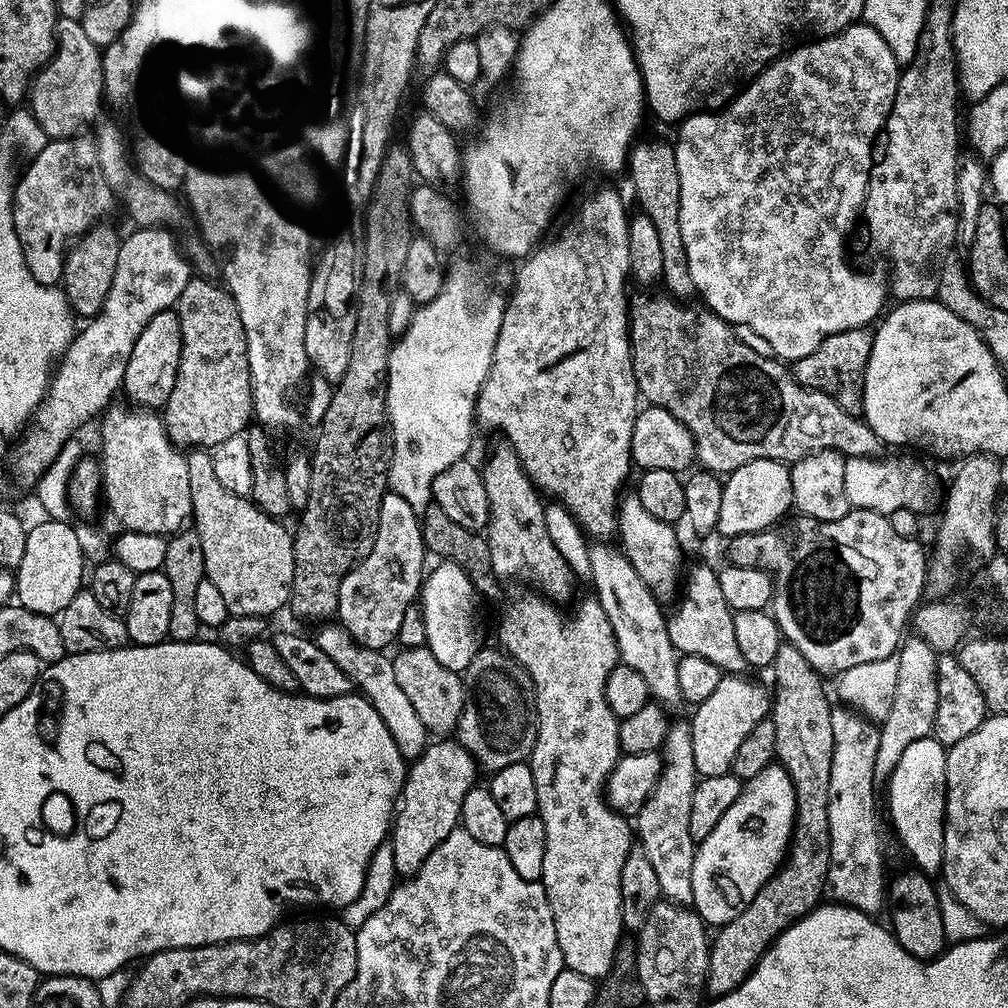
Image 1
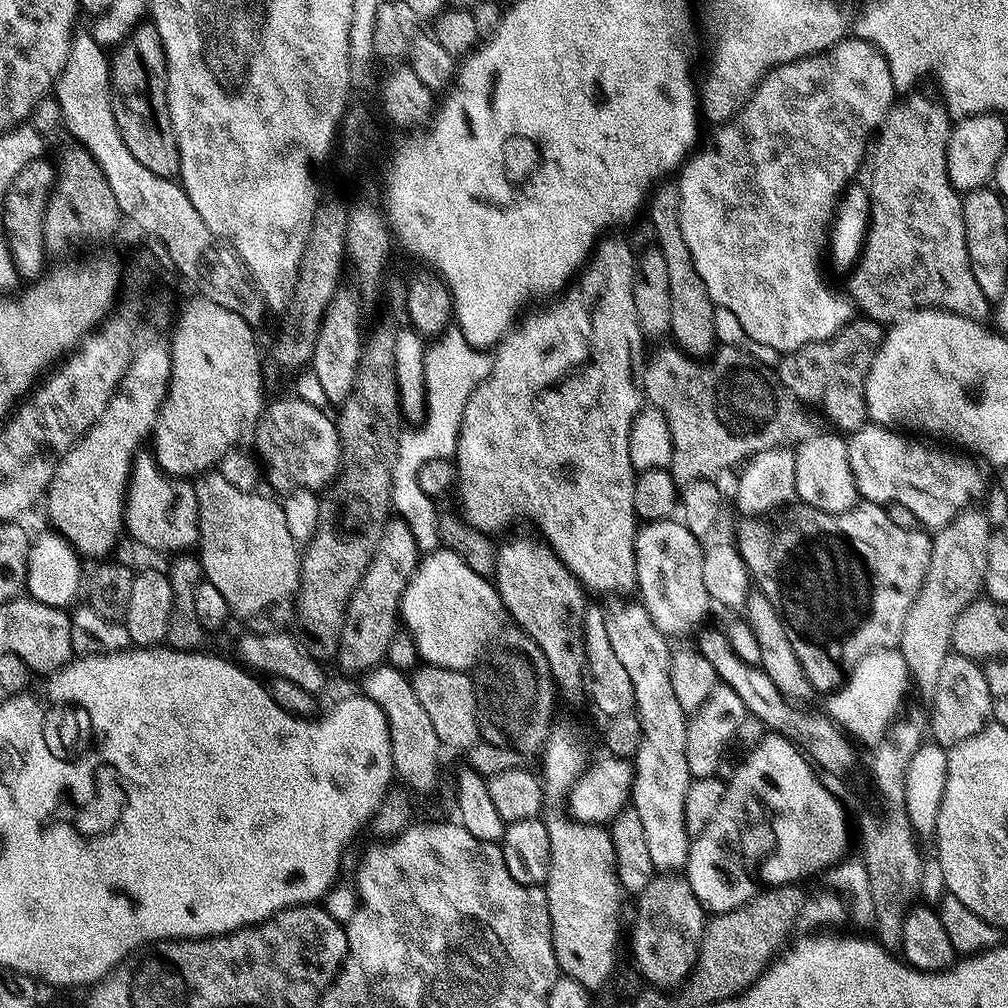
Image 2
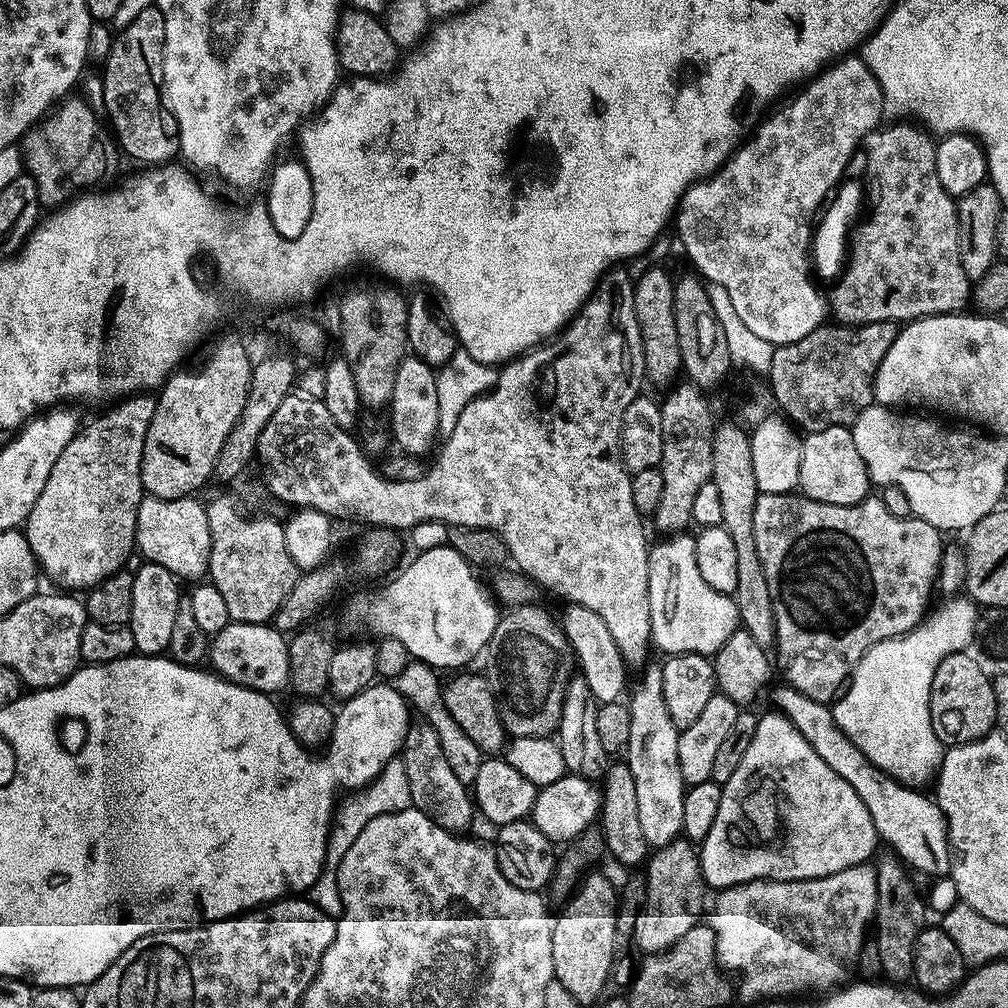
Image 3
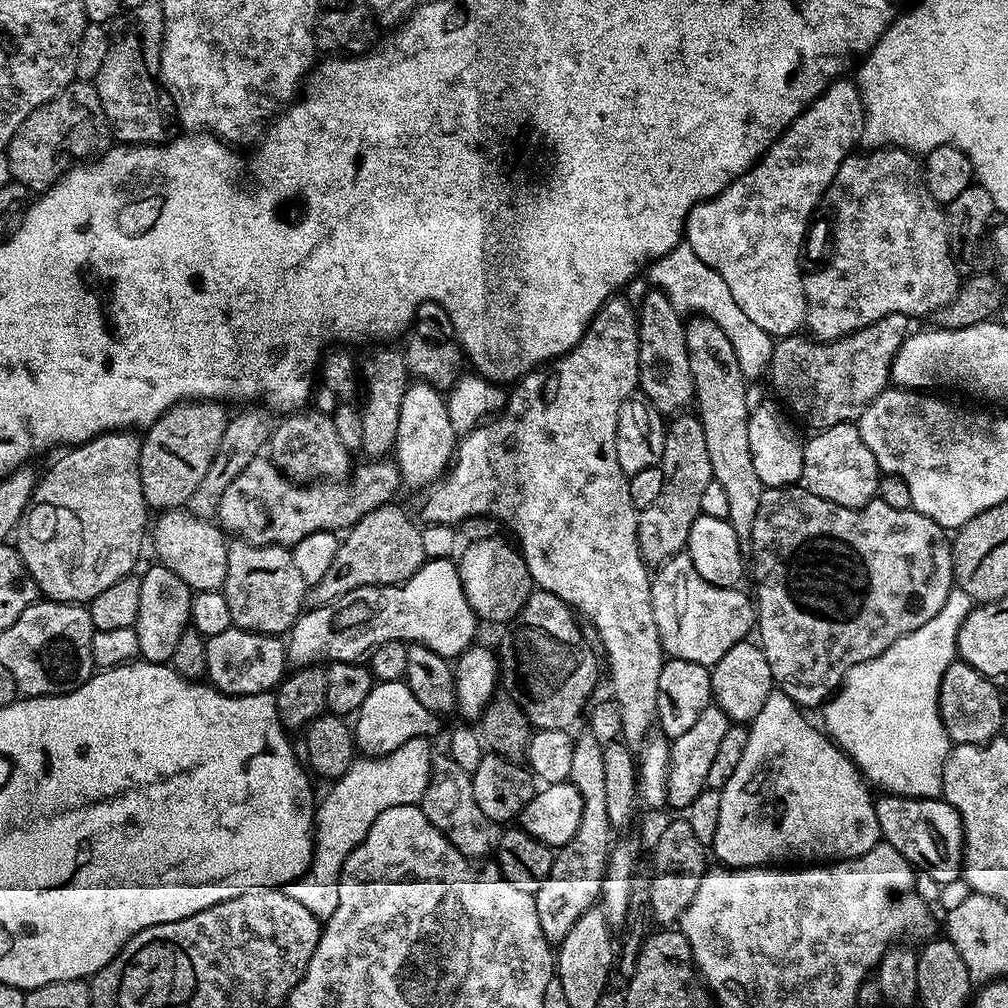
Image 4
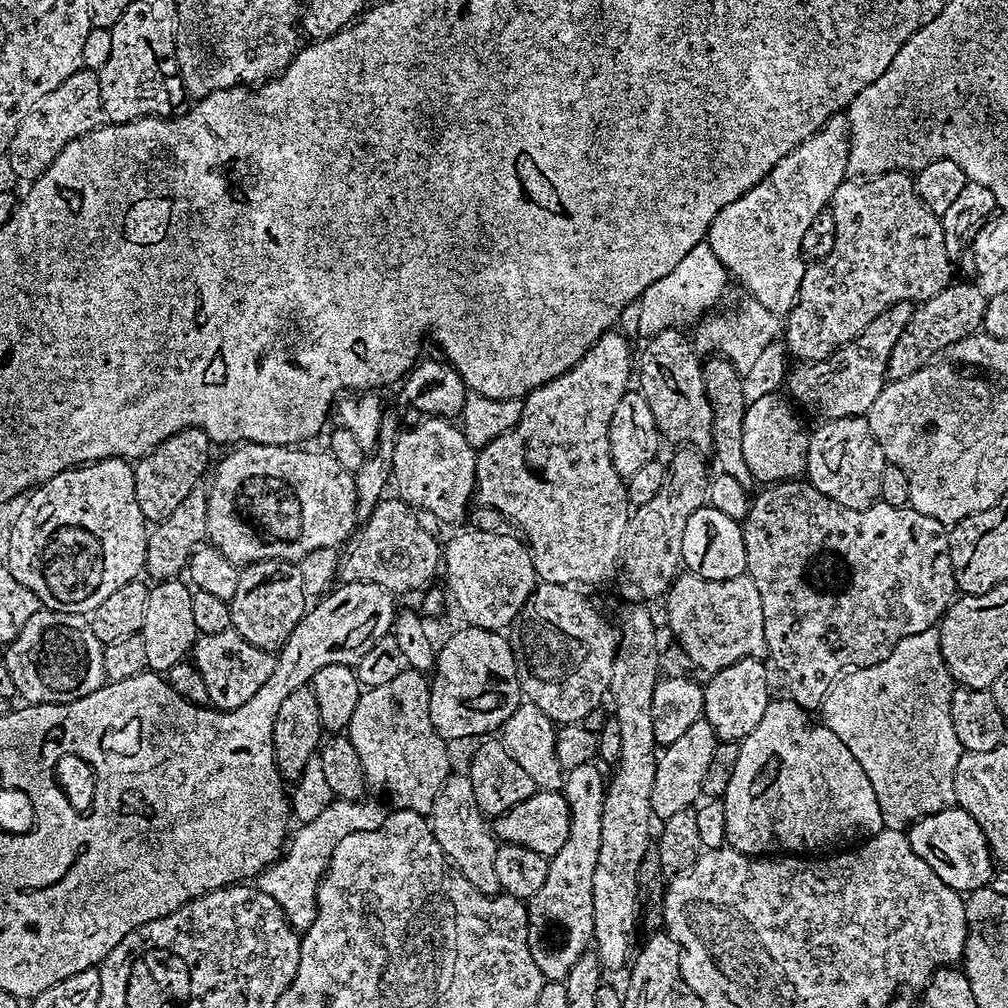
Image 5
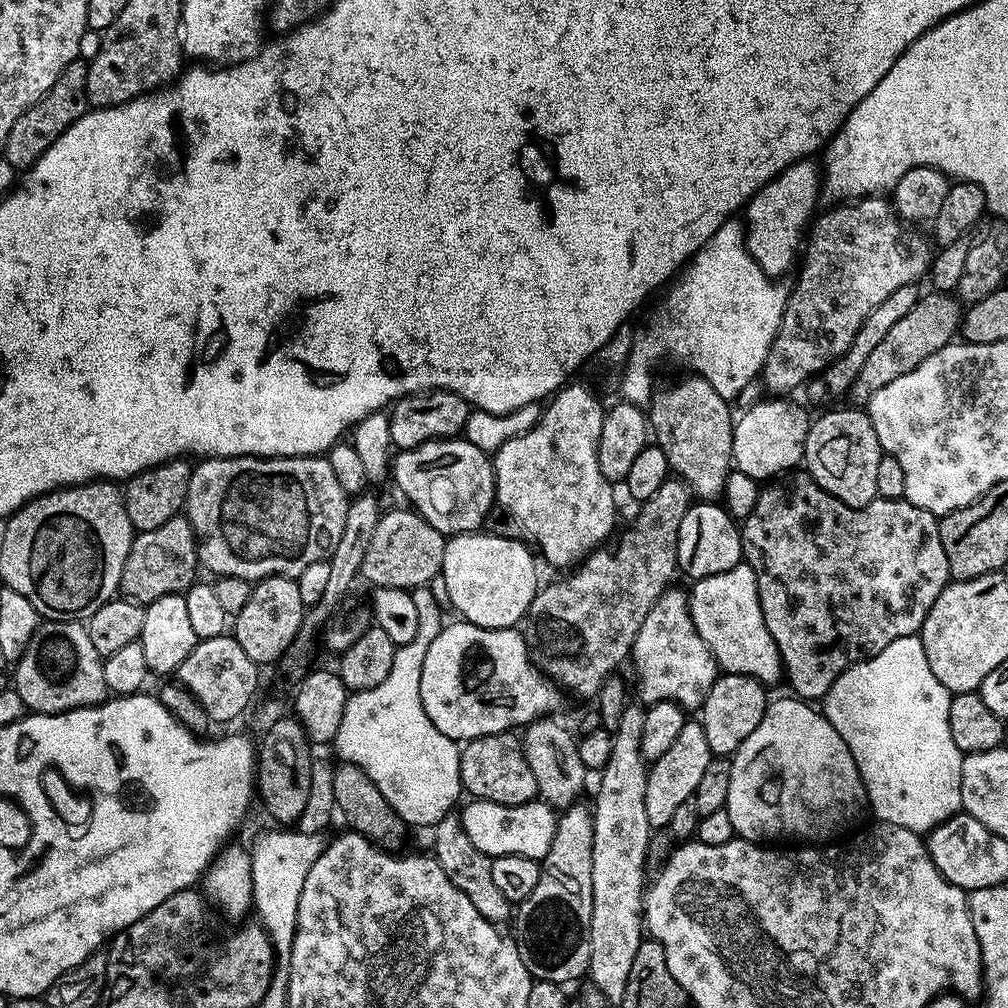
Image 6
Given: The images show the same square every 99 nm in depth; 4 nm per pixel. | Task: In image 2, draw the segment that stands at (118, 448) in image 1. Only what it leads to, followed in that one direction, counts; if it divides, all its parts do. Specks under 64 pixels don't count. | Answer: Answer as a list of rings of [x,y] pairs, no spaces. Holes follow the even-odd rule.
[[[151,454],[137,455],[132,464],[132,475],[128,477],[128,494],[124,497],[124,527],[131,539],[137,540],[139,544],[146,546],[153,553],[184,554],[195,549],[200,539],[195,483],[167,475],[158,466],[156,457]]]

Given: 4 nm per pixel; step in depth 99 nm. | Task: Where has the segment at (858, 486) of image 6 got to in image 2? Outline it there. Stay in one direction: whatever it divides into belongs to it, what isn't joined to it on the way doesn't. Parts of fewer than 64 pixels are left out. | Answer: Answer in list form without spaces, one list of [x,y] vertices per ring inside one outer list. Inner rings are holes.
[[[831,431],[803,440],[795,445],[794,486],[799,503],[808,504],[823,512],[845,512],[858,503],[858,493],[854,486],[854,474],[850,470],[848,441],[843,435]]]

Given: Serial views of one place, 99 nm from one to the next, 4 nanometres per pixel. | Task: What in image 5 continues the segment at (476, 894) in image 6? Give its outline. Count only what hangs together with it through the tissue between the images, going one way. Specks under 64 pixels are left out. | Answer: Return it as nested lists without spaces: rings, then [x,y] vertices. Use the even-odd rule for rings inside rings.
[[[450,774],[444,780],[444,785],[434,798],[427,822],[438,846],[442,846],[442,854],[453,869],[459,872],[462,878],[466,878],[466,882],[470,882],[470,886],[474,886],[474,890],[478,890],[483,896],[497,895],[500,892],[500,883],[498,874],[494,871],[494,854],[498,841],[490,831],[484,813],[476,805],[474,788],[470,786],[467,775]]]

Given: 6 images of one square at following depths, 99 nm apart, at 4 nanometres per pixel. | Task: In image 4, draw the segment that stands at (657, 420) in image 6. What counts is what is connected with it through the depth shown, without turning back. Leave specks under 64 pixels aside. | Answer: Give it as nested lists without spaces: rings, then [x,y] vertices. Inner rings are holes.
[[[649,290],[638,304],[638,388],[657,413],[676,414],[693,403],[696,391],[690,374],[690,358],[684,337],[685,321],[662,291]]]

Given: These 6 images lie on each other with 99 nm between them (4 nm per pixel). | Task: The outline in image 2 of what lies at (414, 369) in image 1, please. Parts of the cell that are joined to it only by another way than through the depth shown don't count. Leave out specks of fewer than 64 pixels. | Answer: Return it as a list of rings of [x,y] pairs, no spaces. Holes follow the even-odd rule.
[[[449,326],[427,345],[424,354],[426,366],[426,398],[428,408],[423,420],[413,432],[405,431],[400,437],[396,465],[392,471],[392,503],[395,515],[410,526],[414,542],[421,554],[435,552],[441,547],[440,517],[436,512],[437,501],[418,486],[418,469],[431,460],[447,460],[455,457],[462,414],[470,394],[484,381],[492,369],[492,356],[485,349],[466,342],[459,327]]]

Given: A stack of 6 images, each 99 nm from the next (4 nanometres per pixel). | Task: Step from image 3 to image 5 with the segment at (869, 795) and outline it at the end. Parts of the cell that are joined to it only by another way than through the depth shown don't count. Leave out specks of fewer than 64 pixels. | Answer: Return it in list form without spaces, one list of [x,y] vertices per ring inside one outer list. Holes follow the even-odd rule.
[[[959,806],[943,808],[929,816],[923,816],[921,820],[913,820],[907,829],[906,835],[914,854],[946,882],[955,892],[967,894],[985,887],[992,876],[994,861],[992,852],[988,849],[986,834],[982,834],[982,826],[966,814]]]

